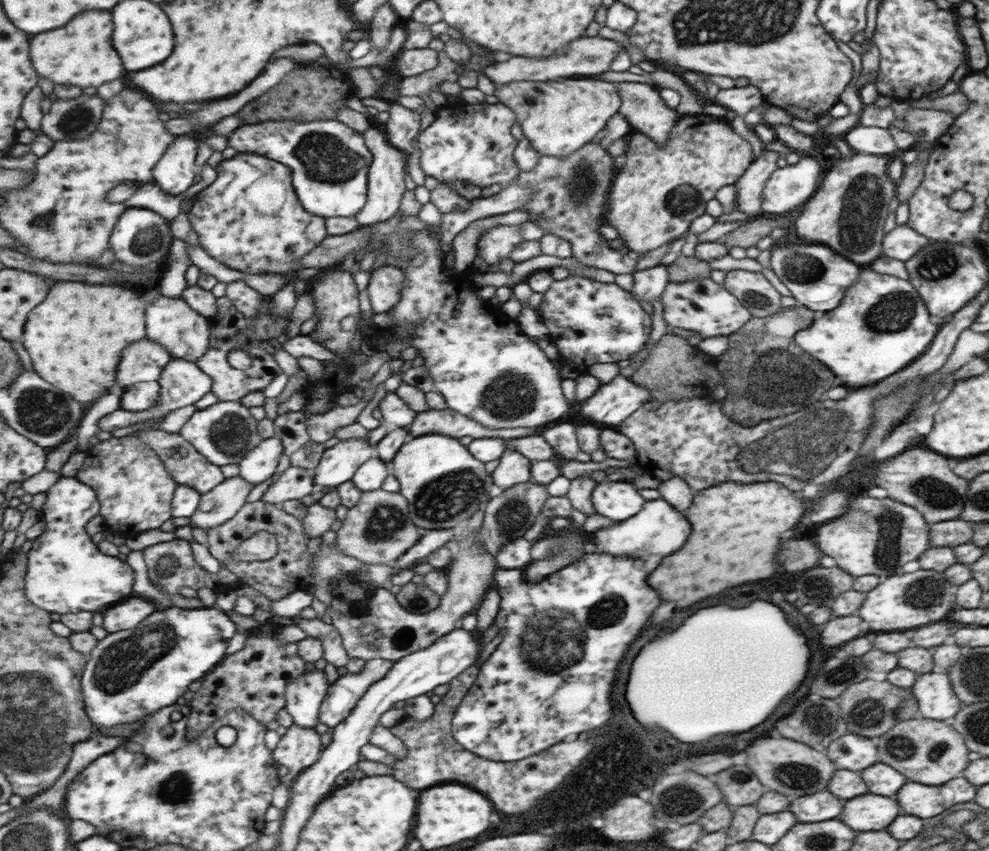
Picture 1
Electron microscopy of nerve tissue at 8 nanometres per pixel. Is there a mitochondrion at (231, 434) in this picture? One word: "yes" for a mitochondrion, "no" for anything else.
yes

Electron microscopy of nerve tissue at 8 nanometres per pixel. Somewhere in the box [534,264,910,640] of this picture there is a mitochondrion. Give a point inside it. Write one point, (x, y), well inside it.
(807, 449)

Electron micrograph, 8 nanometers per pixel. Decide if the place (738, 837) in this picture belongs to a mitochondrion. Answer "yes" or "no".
no

